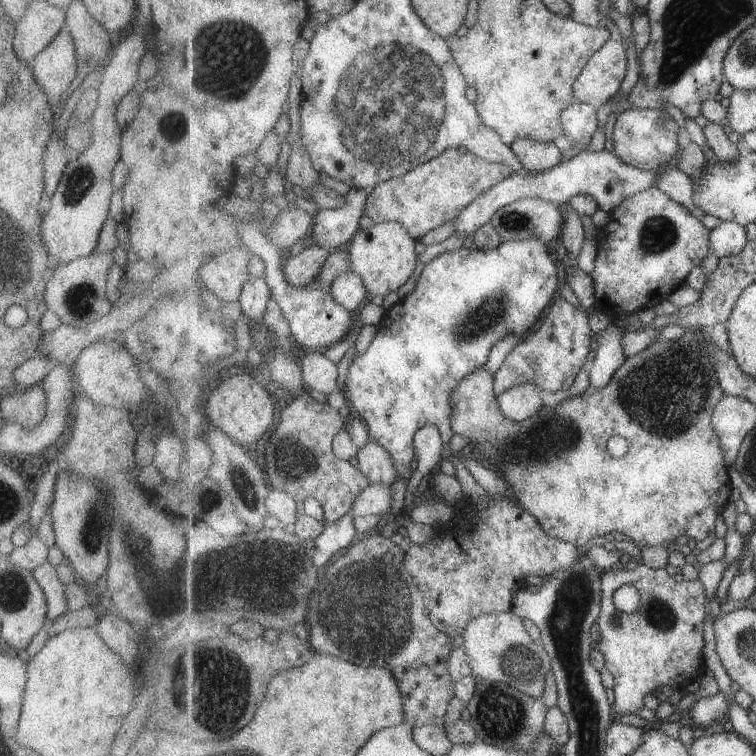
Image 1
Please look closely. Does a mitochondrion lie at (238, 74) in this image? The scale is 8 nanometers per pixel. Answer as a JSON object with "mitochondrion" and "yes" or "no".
{"mitochondrion":"yes"}

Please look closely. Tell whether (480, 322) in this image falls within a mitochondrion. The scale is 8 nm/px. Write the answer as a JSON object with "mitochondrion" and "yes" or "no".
{"mitochondrion":"yes"}

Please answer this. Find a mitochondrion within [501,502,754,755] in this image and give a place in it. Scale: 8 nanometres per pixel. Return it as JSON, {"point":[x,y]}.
{"point":[660,615]}

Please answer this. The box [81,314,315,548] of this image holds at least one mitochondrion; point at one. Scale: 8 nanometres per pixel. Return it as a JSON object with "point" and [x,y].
{"point":[236,474]}

